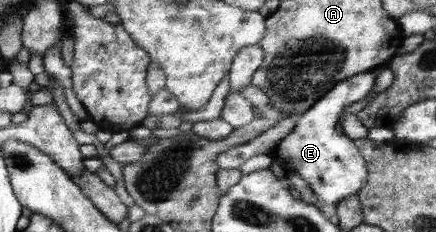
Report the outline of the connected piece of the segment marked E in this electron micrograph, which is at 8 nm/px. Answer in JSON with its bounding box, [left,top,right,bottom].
[272,70,382,204]

